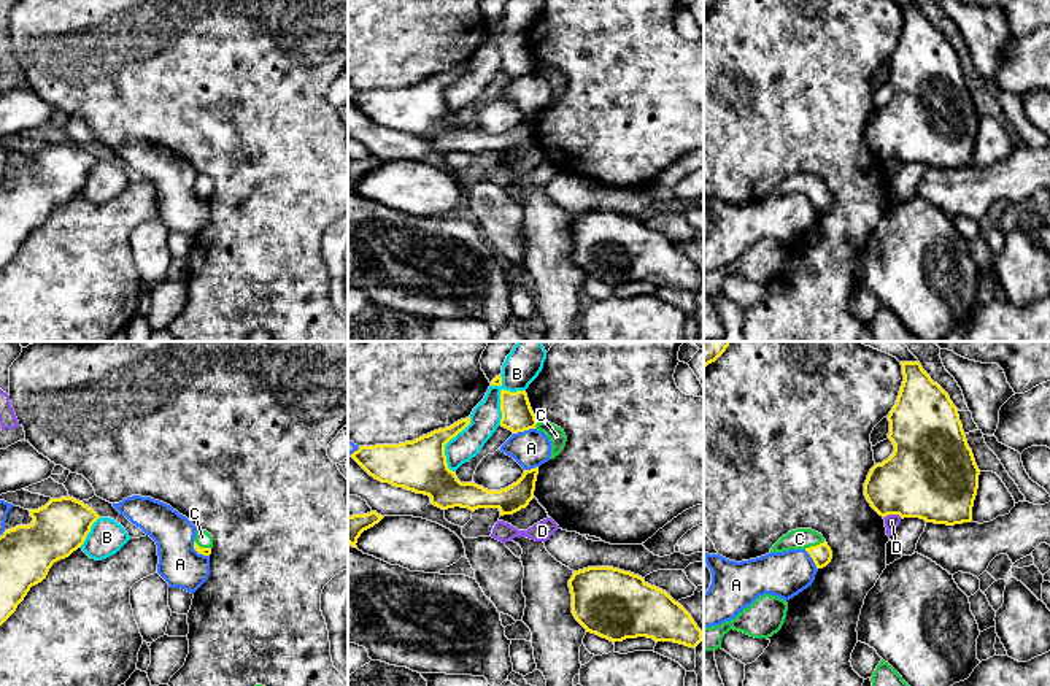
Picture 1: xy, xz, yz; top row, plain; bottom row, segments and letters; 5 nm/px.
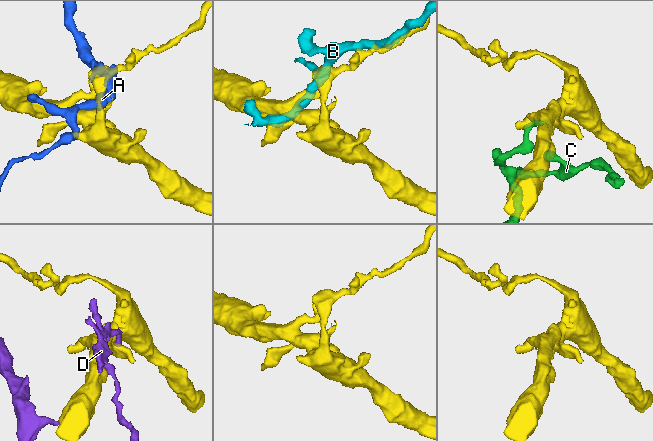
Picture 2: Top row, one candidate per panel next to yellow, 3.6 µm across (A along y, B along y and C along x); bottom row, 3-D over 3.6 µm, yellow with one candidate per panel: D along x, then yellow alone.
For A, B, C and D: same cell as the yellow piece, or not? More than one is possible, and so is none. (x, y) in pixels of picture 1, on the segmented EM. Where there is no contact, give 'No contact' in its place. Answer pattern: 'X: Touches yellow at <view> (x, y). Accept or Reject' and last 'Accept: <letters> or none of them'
A: Touches yellow at xz (523, 431). Reject
B: Touches yellow at xz (501, 400). Reject
C: Touches yellow at yz (814, 547). Reject
D: Touches yellow at yz (893, 513). Reject
Accept: none of them

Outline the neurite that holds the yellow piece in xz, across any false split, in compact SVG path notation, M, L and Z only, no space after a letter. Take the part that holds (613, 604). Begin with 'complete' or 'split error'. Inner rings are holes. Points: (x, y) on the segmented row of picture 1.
complete; M588 567L569 580L572 613L586 629L610 642L647 637L696 648L702 630L666 591L613 567Z

